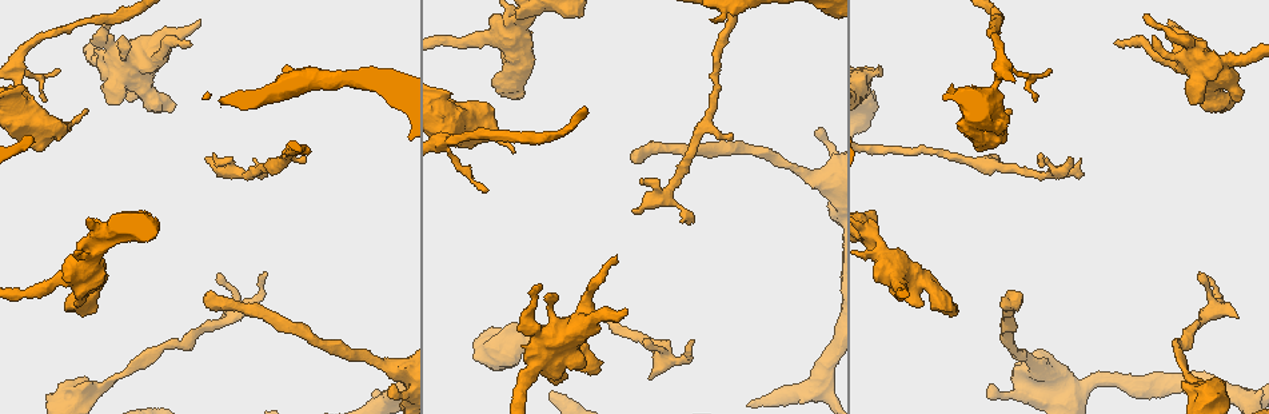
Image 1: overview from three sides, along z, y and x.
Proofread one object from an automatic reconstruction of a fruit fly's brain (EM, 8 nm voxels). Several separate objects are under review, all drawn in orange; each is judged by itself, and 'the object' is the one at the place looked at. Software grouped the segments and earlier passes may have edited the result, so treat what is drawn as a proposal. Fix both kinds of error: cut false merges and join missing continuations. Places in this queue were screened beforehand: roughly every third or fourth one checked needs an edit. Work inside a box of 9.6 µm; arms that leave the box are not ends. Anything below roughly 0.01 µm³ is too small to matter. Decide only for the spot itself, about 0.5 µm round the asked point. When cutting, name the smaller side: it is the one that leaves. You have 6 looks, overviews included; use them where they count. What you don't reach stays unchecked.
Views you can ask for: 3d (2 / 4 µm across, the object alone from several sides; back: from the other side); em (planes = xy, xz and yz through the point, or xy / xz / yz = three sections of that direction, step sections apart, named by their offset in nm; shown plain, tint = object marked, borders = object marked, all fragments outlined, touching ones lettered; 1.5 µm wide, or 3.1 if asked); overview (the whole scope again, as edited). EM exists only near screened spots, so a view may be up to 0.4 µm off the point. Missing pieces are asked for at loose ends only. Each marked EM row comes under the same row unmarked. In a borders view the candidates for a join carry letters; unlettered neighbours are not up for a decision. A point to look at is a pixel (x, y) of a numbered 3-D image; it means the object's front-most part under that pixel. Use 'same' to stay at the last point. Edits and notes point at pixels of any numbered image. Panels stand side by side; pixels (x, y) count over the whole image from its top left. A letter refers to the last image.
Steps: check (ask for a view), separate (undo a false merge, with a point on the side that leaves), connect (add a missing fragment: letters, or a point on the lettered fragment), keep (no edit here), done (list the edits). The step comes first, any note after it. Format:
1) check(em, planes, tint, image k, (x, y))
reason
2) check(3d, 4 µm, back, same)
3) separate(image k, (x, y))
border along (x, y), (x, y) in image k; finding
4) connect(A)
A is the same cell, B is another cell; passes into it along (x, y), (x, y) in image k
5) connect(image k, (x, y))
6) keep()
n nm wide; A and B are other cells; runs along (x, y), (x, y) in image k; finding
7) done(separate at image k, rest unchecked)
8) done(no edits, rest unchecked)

check(3d, 4 µm, image 1, (211, 294))
long arm stops here

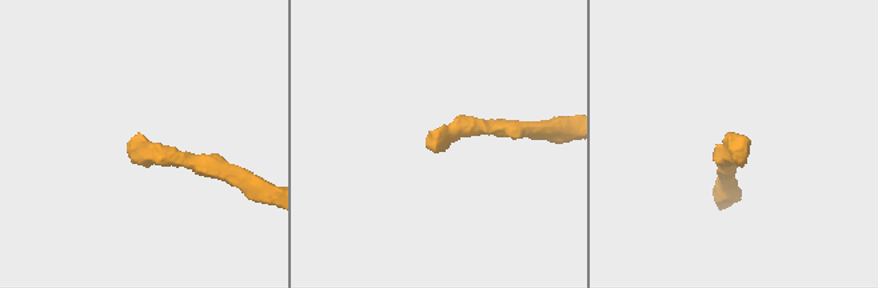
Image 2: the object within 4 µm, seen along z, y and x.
check(em, xz, step 8, borders, image 2, (748, 138))
need the tissue

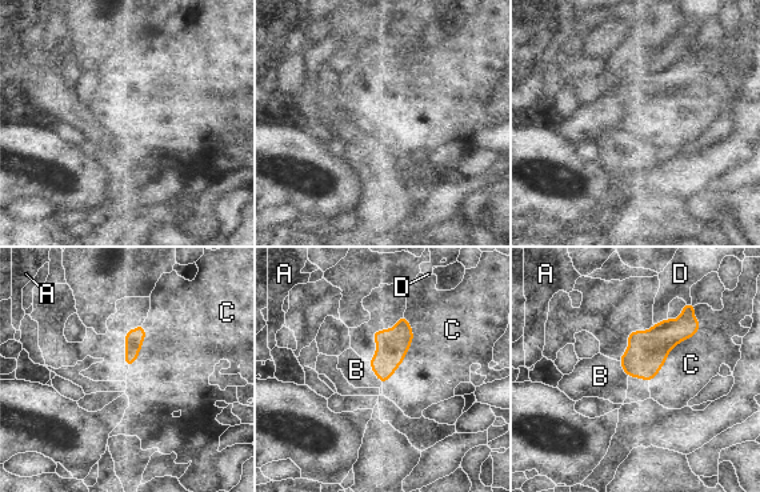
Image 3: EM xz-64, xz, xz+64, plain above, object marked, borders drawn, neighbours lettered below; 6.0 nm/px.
connect(B)
B is the same cell, A, C and D are other cells; passes into it along (392, 344), (374, 371), (356, 370) in image 3; it goes on there

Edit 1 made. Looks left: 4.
check(3d, 4 µm, image 1, (937, 287))
thick end

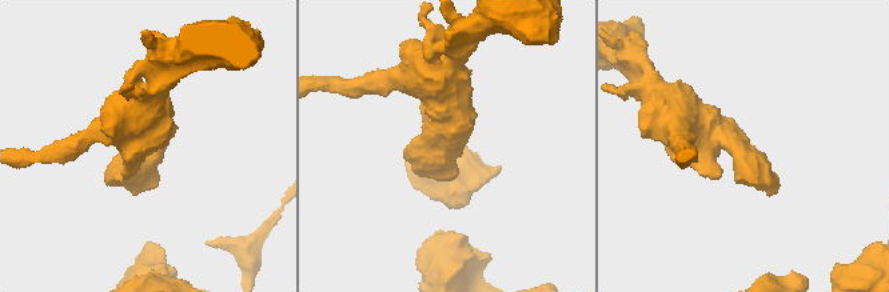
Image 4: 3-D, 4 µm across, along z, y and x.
check(em, planes, tint, image 4, (461, 143))

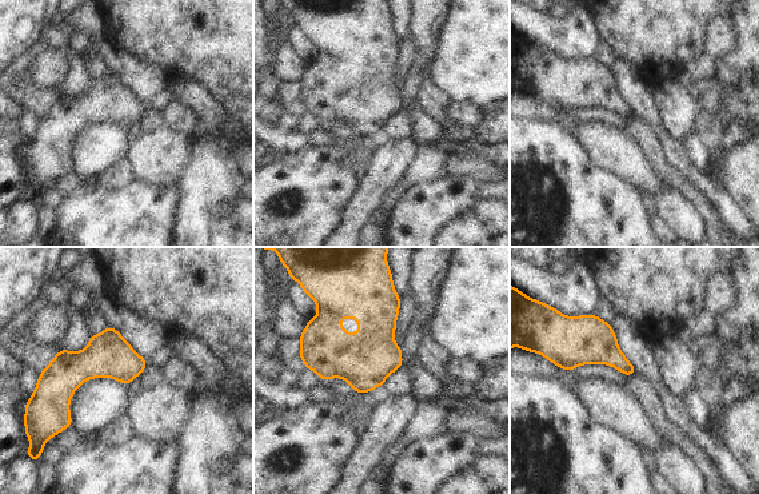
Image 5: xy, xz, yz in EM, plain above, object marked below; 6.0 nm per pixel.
check(em, planes, borders, same)
see the neighbours

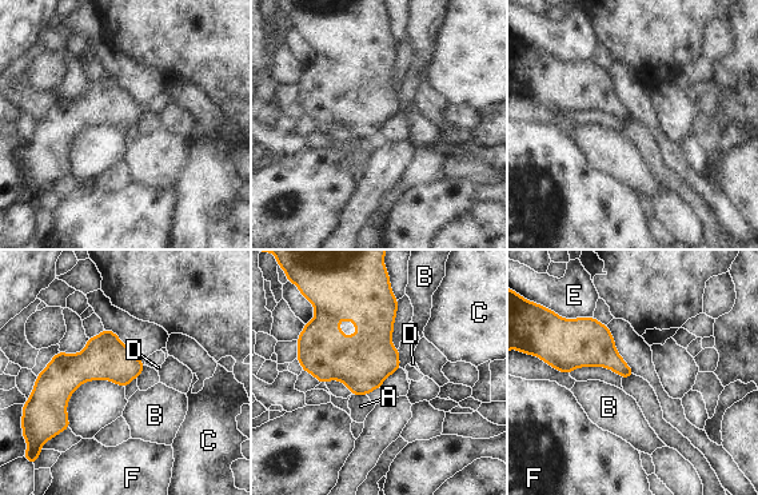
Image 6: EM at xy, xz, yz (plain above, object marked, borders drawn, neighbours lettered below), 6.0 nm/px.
keep()
A, B, C, D, E and F are other cells; border along (352, 394), (366, 395) in image 6; none of them fits

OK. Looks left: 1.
done(connect at image 3, rest unchecked)

